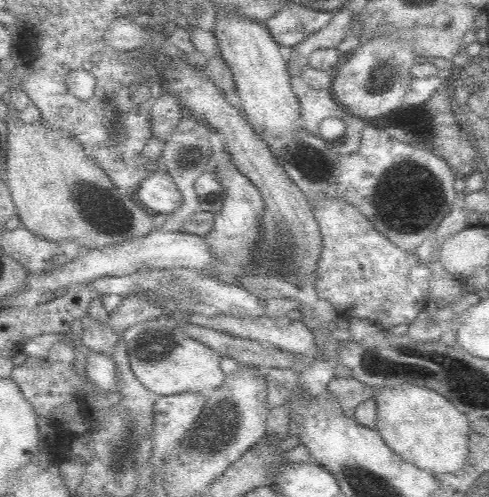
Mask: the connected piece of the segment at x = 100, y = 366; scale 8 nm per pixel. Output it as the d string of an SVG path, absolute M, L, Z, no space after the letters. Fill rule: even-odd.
M88 352L88 364L86 364L88 380L98 386L100 390L118 392L118 372L116 372L116 360L110 354L102 352Z

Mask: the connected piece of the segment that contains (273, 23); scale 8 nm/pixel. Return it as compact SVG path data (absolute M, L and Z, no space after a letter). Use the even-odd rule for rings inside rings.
M288 4L274 16L270 16L264 26L270 30L272 38L286 50L298 46L300 42L322 30L332 18L332 12L316 12L304 6Z

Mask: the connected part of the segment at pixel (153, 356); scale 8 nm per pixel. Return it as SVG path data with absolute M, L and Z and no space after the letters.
M166 326L164 330L144 330L142 334L134 334L134 340L126 344L128 348L128 362L132 366L132 372L136 378L158 398L170 396L170 394L184 394L184 392L198 392L198 394L212 394L222 386L226 374L220 370L222 356L212 350L210 346L204 346L202 342L194 342L182 328L178 326Z

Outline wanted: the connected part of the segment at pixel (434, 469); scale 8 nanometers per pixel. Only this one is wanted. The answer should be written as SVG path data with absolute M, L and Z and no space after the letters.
M386 386L376 398L362 402L356 408L354 418L362 426L376 428L386 446L390 446L404 462L430 474L456 474L468 458L468 442L472 438L468 416L462 414L446 396L426 386Z

